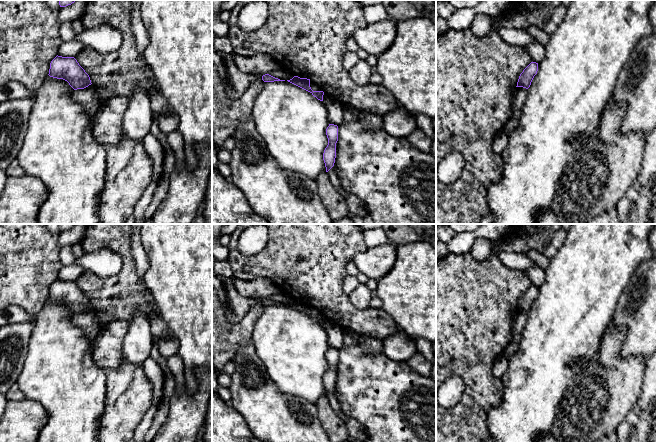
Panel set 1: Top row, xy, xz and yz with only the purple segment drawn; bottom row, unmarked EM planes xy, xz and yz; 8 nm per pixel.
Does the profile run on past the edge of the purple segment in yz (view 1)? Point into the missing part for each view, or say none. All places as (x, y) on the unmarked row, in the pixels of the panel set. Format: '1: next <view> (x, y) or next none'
1: next none

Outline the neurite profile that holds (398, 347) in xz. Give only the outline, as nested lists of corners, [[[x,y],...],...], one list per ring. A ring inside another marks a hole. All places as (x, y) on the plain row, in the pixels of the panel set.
[[[398,331],[382,341],[383,353],[395,362],[407,362],[417,353],[415,339]]]

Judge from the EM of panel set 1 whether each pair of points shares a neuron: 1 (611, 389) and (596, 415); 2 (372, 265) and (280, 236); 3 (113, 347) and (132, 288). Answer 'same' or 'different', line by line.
1: same
2: different
3: different

